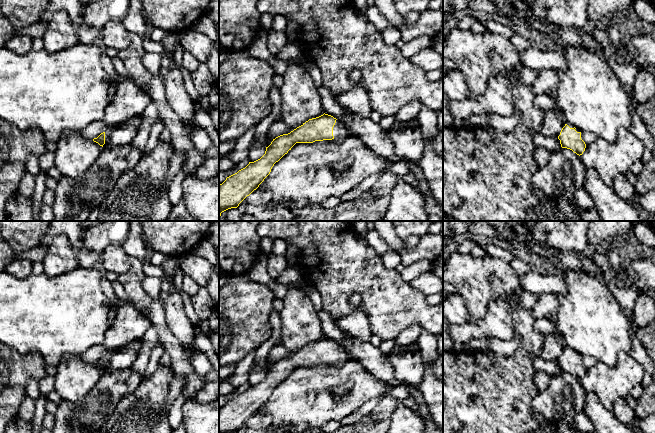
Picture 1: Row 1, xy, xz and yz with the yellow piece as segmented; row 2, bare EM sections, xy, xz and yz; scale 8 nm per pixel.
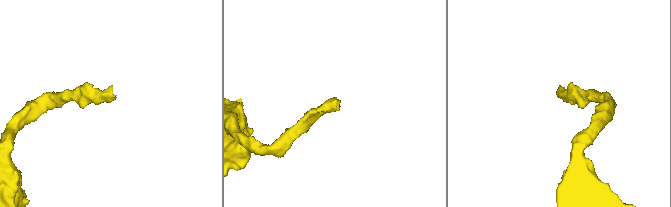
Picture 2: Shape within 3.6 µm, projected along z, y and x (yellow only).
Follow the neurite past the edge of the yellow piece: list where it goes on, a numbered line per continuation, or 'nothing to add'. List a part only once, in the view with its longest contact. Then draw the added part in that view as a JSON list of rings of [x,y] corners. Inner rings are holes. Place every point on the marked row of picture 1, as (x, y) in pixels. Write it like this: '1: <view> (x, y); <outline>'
1: xz (340, 131); [[[336,120],[336,123],[333,127],[334,138],[332,140],[315,141],[313,142],[313,144],[337,143],[349,135],[350,135],[349,130],[343,124],[341,124],[338,120]]]

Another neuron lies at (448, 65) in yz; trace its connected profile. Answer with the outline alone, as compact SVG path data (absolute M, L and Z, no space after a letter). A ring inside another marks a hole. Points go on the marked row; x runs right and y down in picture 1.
M443 56L443 77L449 71L459 70L457 65L450 59Z

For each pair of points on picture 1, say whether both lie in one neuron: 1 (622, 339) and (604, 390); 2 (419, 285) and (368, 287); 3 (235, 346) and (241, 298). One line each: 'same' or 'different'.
1: different
2: different
3: same

